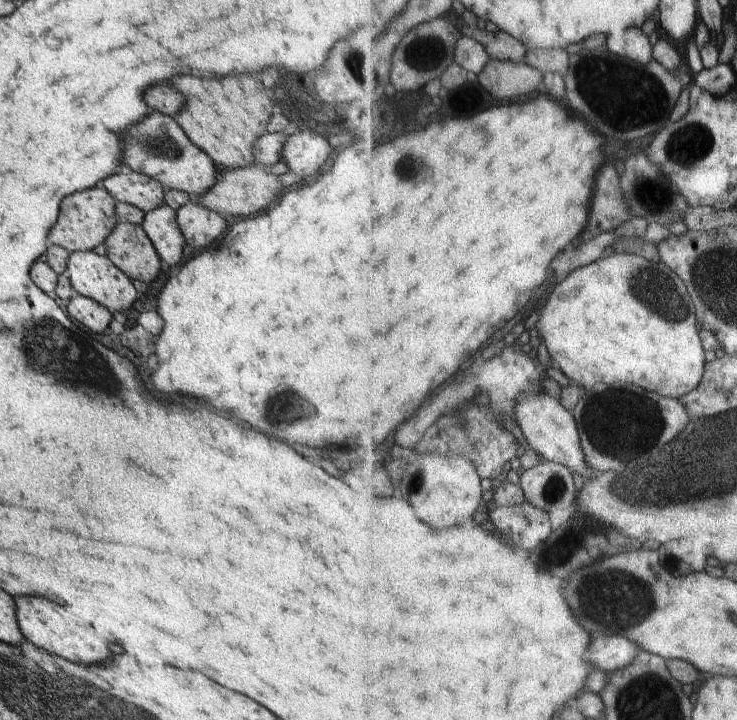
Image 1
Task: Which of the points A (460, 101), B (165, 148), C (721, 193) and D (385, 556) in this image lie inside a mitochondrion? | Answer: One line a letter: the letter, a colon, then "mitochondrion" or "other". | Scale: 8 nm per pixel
A: other
B: mitochondrion
C: other
D: other

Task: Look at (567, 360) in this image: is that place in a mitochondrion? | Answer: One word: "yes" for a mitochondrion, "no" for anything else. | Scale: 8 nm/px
no

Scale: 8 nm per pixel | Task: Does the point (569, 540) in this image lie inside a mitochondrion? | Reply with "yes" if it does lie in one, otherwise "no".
no

